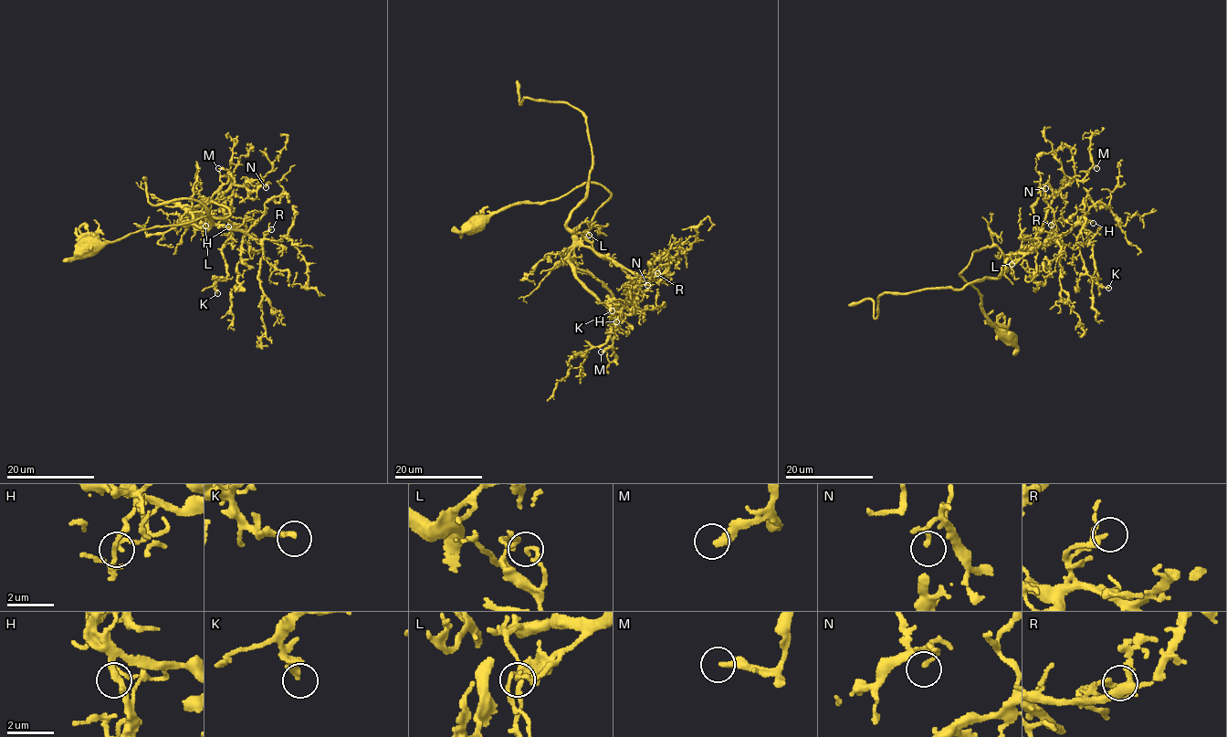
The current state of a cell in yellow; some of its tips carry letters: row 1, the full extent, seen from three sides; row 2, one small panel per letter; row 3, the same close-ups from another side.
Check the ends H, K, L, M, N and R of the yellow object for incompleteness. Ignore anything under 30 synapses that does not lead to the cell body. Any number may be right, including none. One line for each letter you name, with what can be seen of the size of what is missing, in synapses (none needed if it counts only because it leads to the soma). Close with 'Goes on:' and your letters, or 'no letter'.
K: about 35 synapses
Goes on: K

